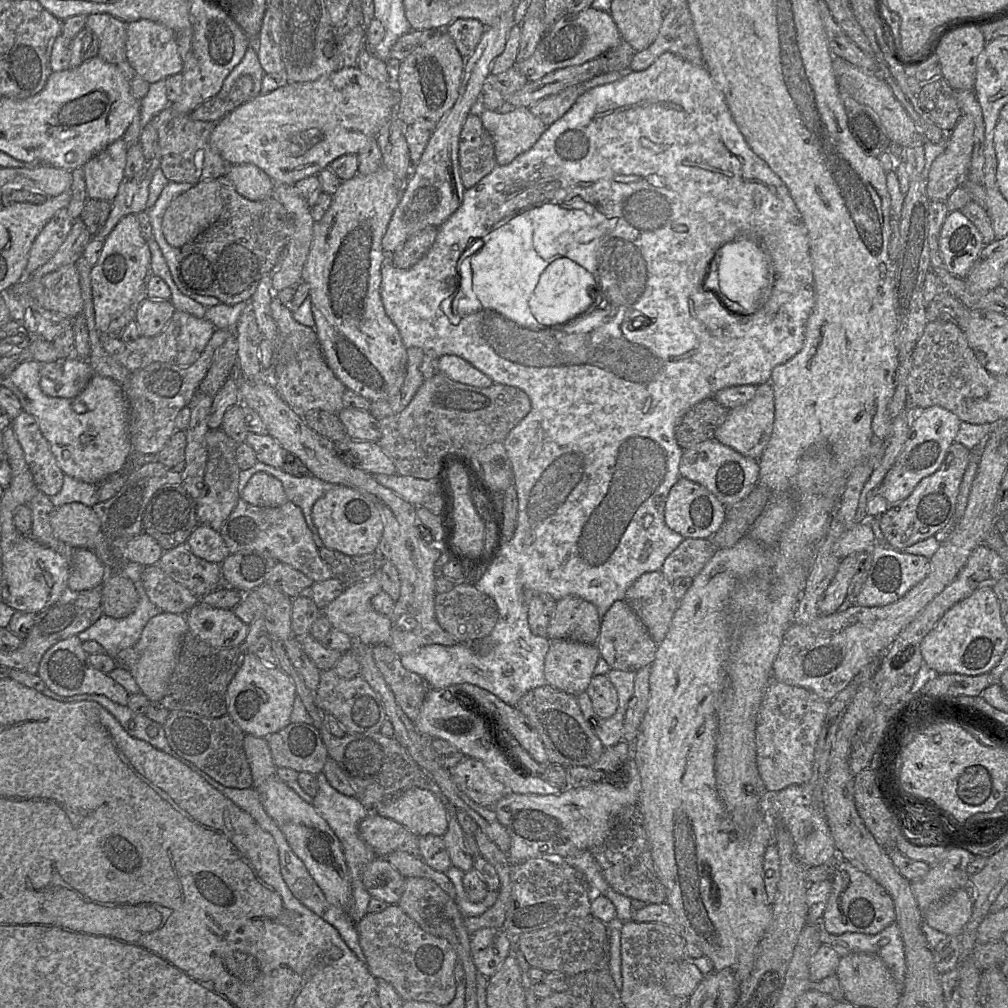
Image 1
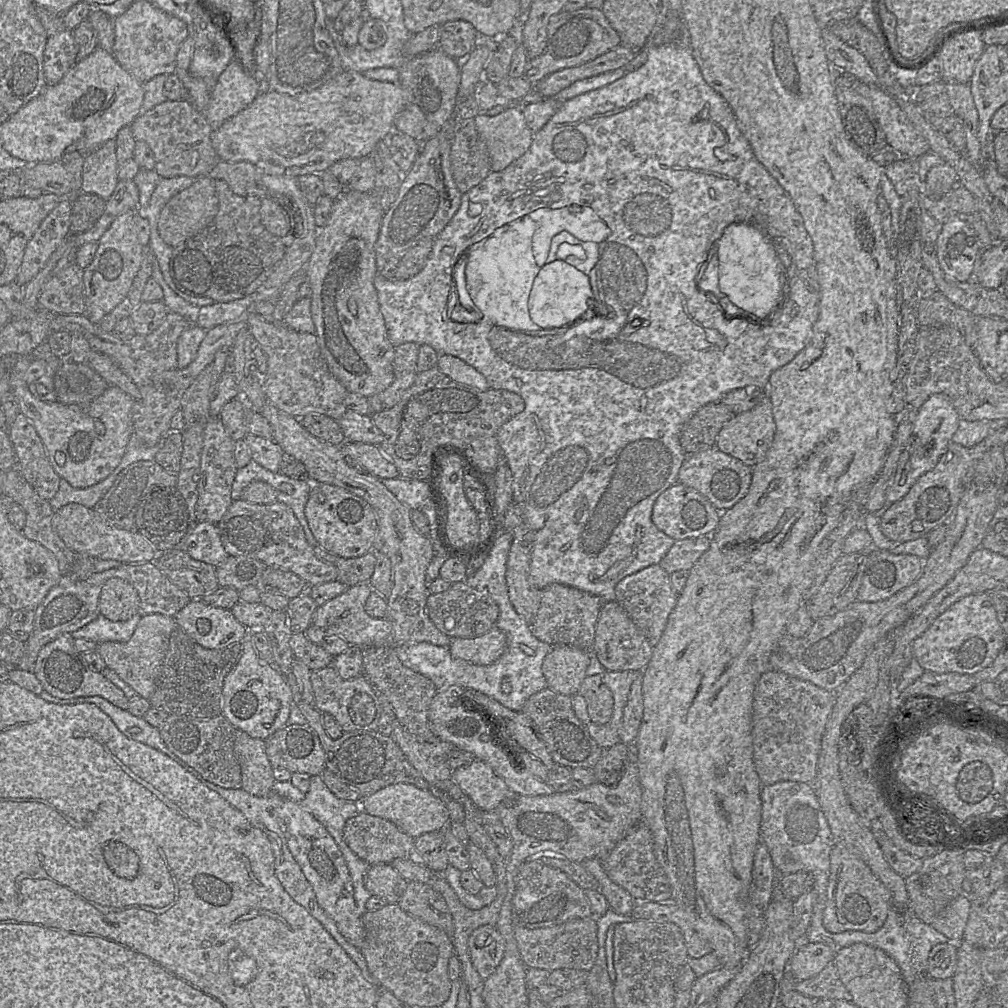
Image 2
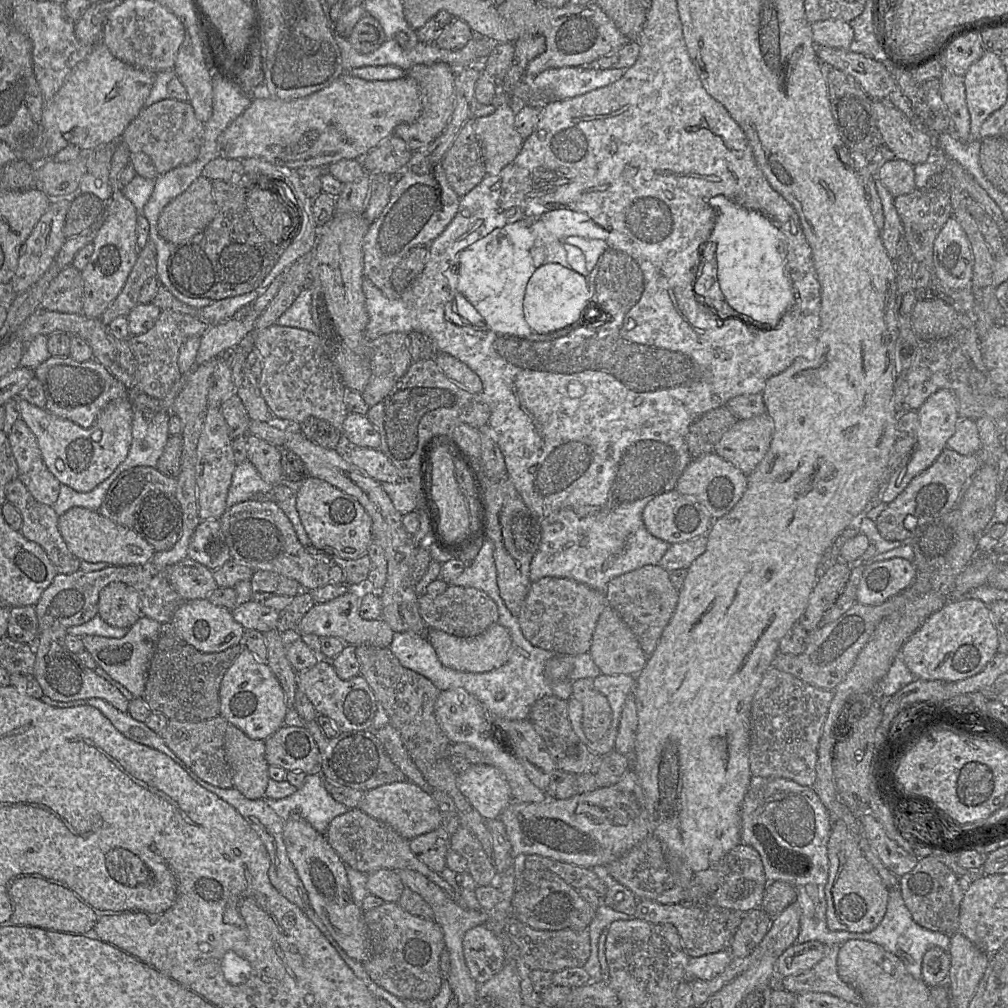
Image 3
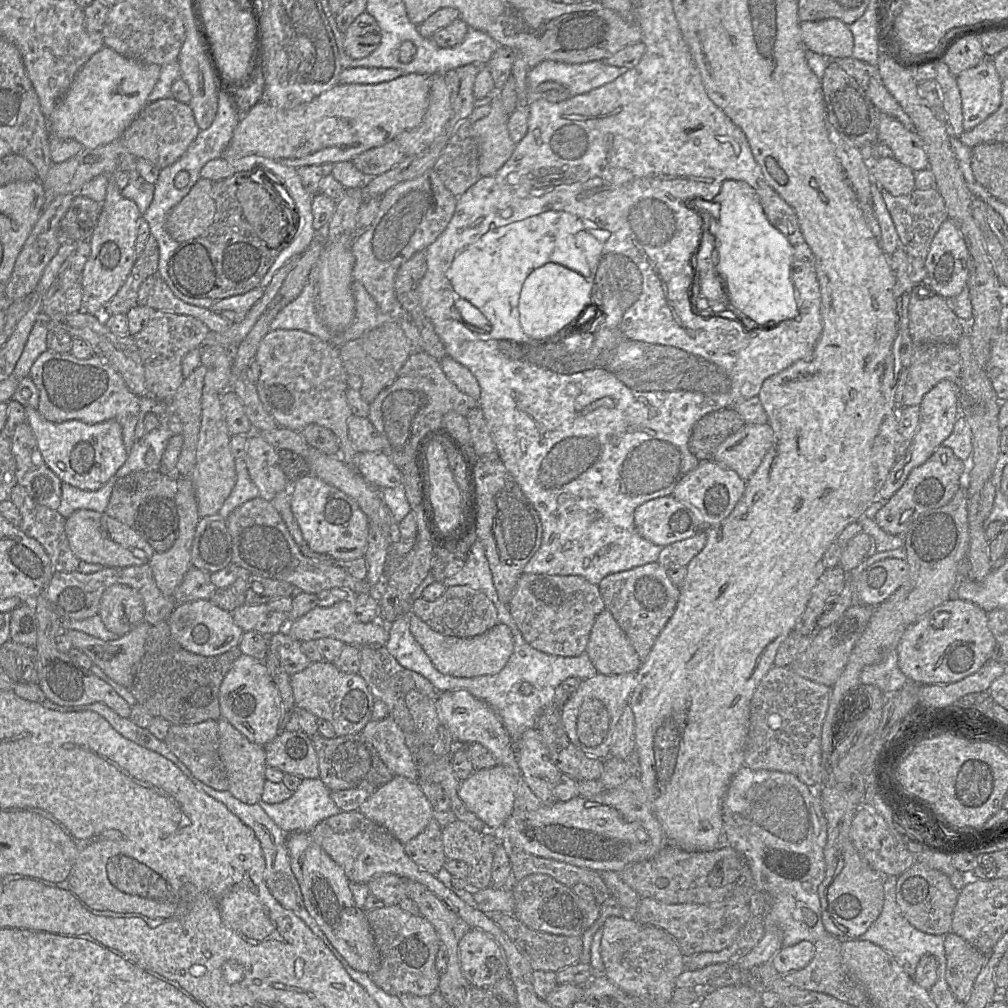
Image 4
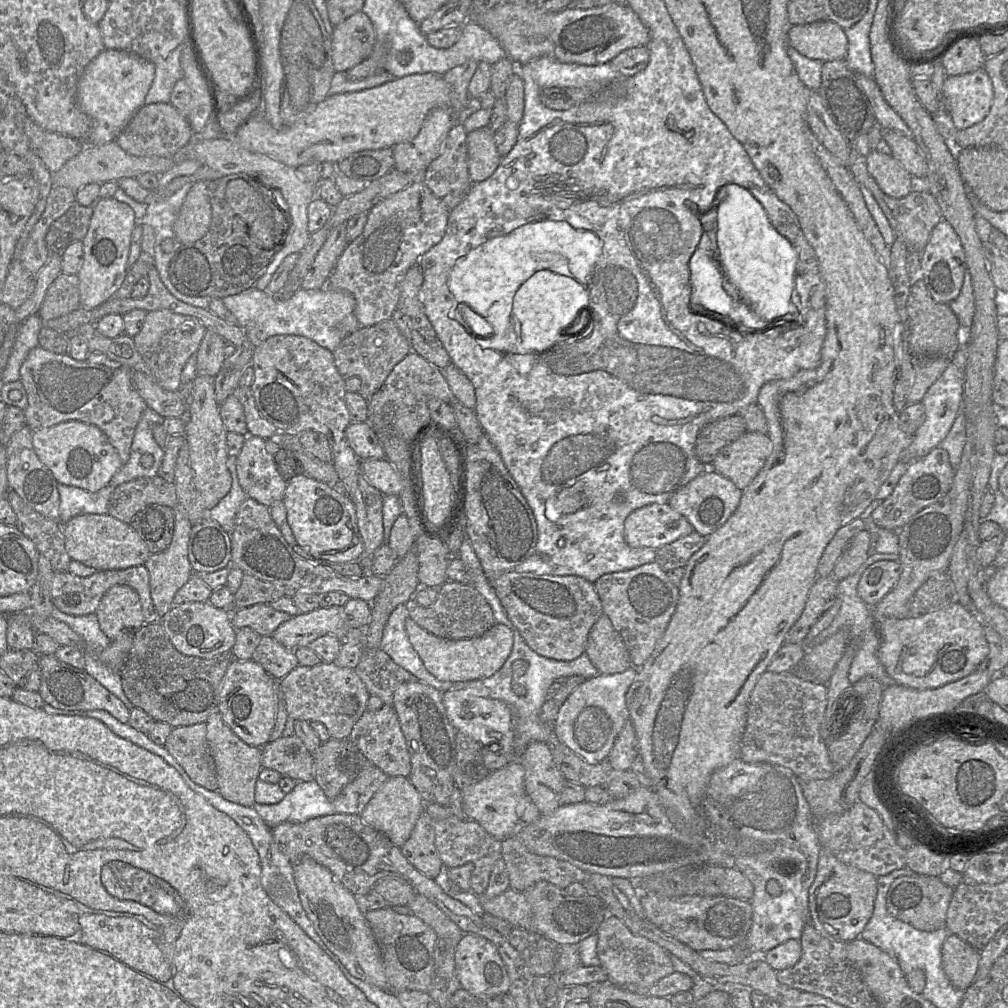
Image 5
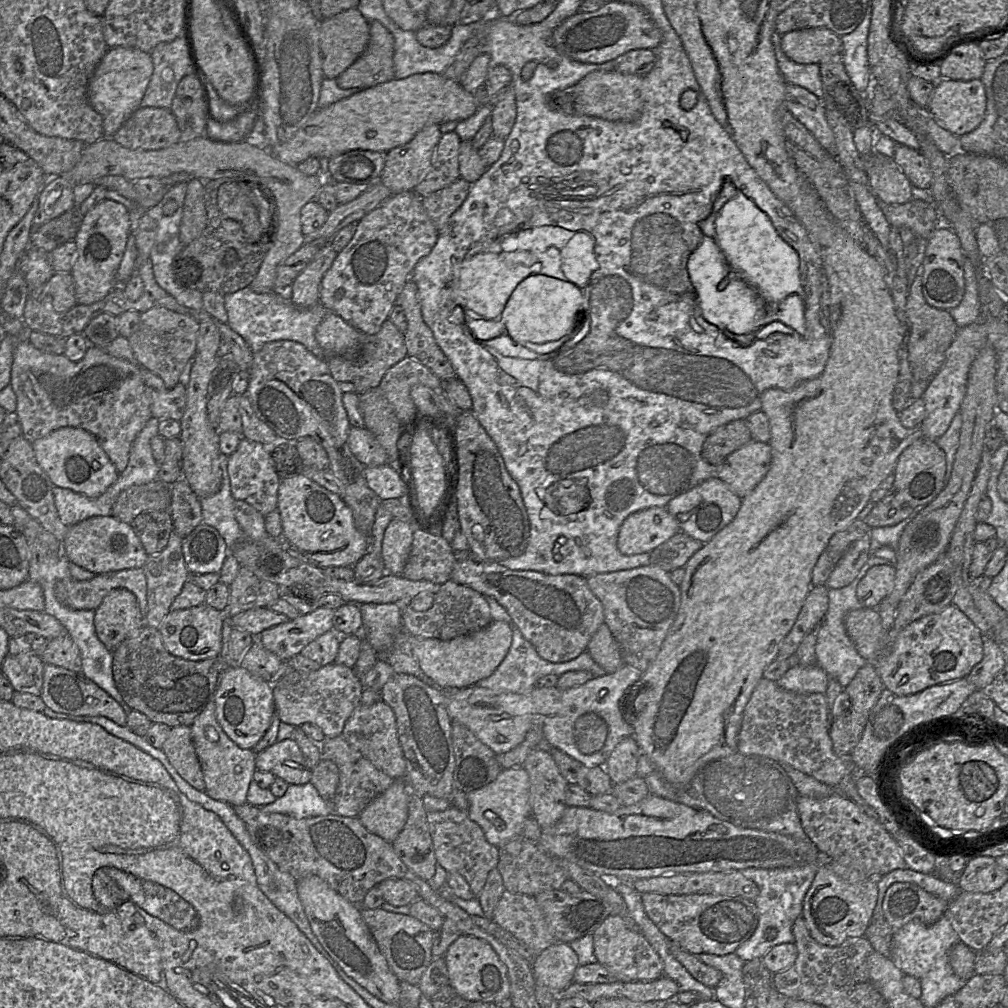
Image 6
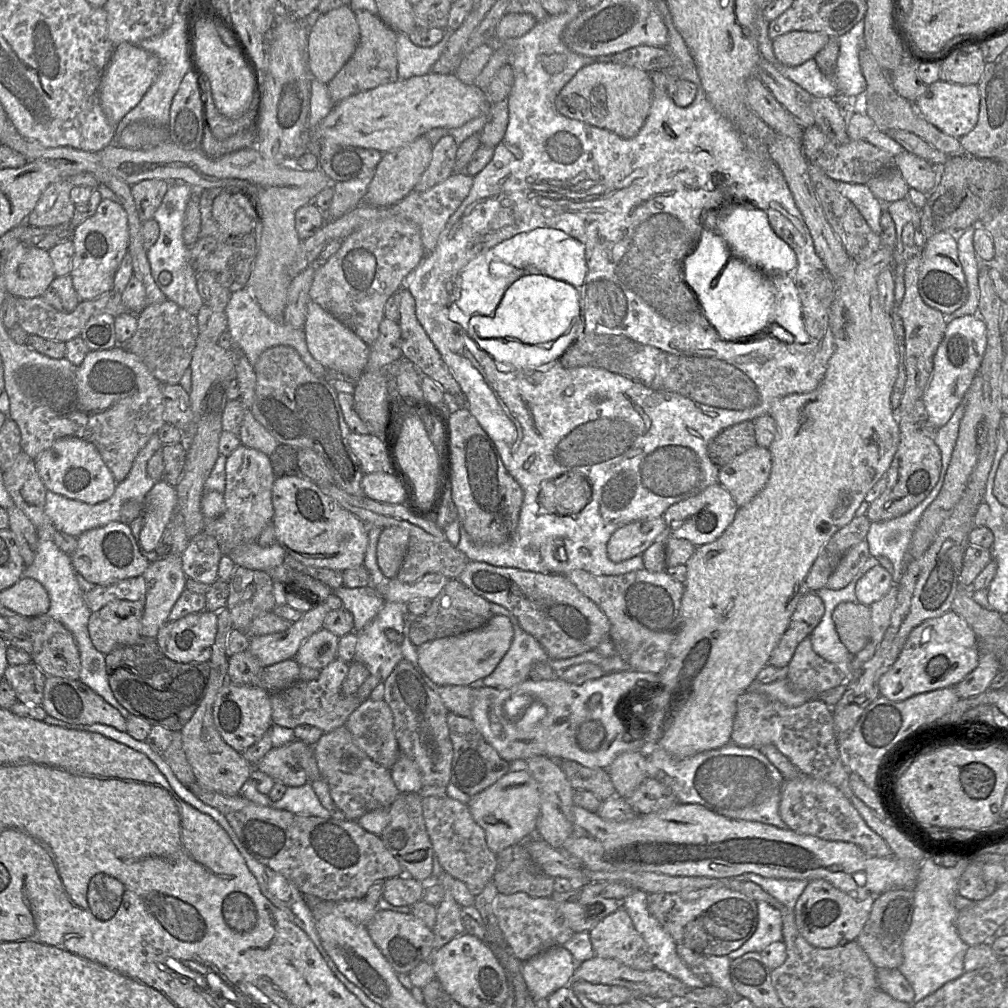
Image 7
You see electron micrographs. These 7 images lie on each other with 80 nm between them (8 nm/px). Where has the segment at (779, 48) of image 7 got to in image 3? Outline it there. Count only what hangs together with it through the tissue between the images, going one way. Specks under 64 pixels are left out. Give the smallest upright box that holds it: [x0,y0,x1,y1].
[810,19,854,49]

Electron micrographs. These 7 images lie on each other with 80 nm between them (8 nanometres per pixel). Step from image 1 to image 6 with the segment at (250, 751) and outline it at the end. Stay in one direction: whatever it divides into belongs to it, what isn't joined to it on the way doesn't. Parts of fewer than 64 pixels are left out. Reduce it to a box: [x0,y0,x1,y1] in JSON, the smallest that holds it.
[190,699,256,806]

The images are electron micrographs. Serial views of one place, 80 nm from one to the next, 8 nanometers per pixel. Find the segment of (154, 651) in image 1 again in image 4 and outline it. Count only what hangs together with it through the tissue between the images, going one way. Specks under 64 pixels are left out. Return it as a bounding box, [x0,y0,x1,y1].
[65,621,151,689]

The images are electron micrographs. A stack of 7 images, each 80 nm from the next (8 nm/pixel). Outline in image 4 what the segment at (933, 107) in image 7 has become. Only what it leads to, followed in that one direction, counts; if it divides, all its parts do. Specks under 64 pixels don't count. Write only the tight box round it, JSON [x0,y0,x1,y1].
[956,58,1001,131]

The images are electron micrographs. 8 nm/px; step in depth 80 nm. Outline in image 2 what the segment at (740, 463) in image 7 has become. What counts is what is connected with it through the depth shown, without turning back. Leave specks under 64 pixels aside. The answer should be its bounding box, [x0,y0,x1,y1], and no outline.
[715,396,775,467]

